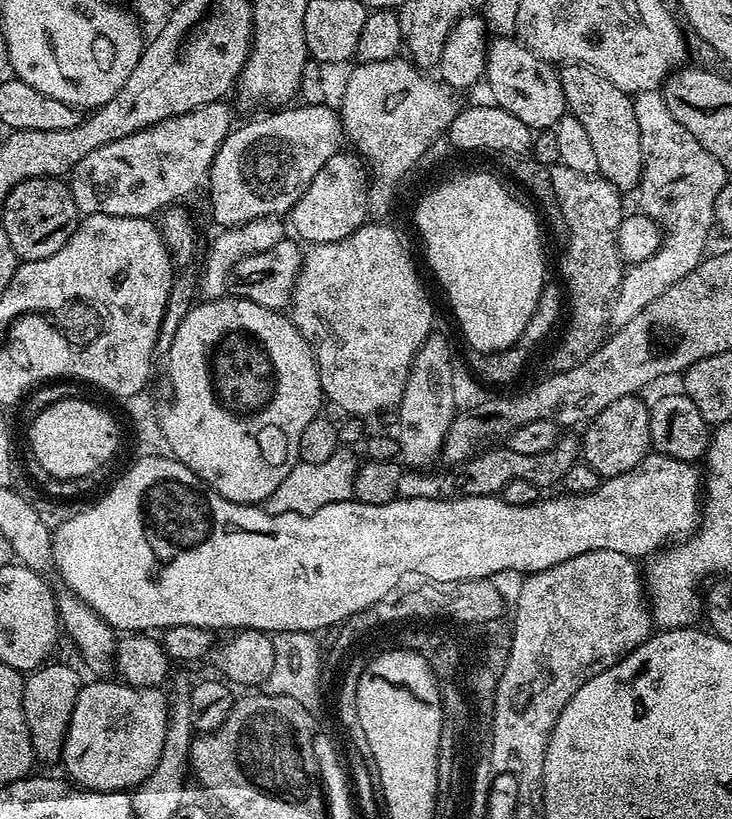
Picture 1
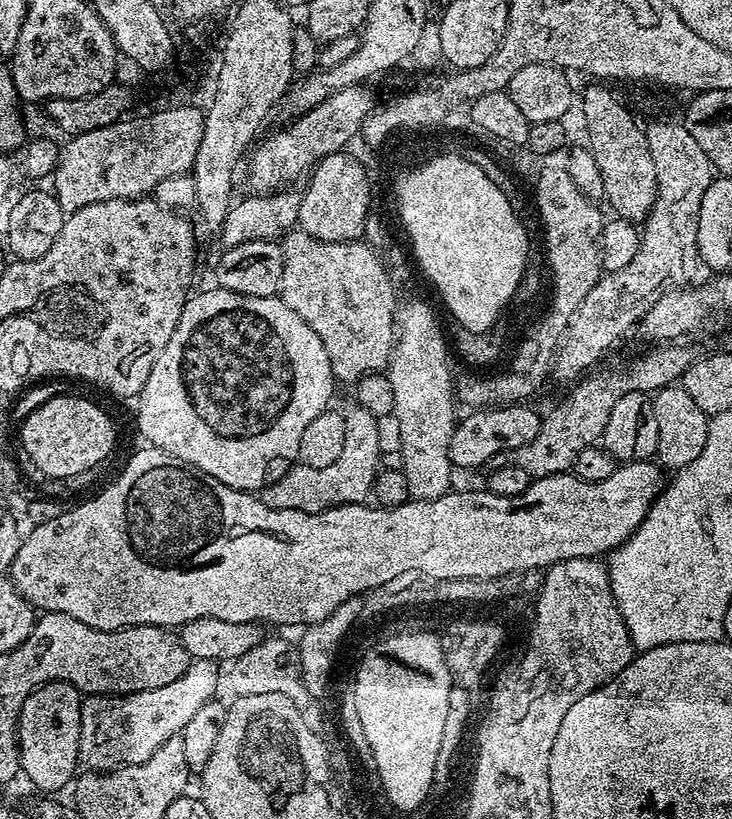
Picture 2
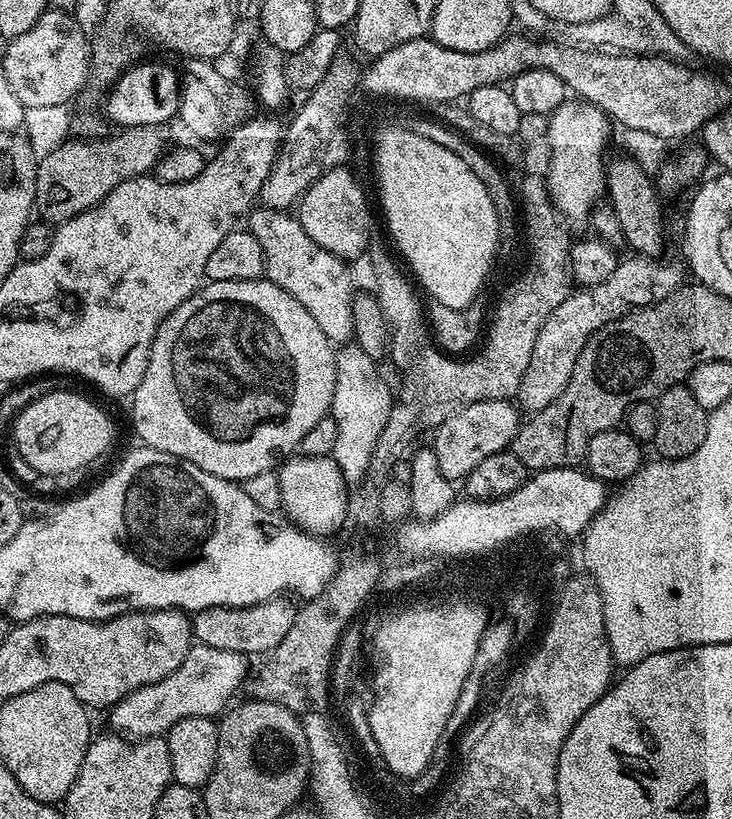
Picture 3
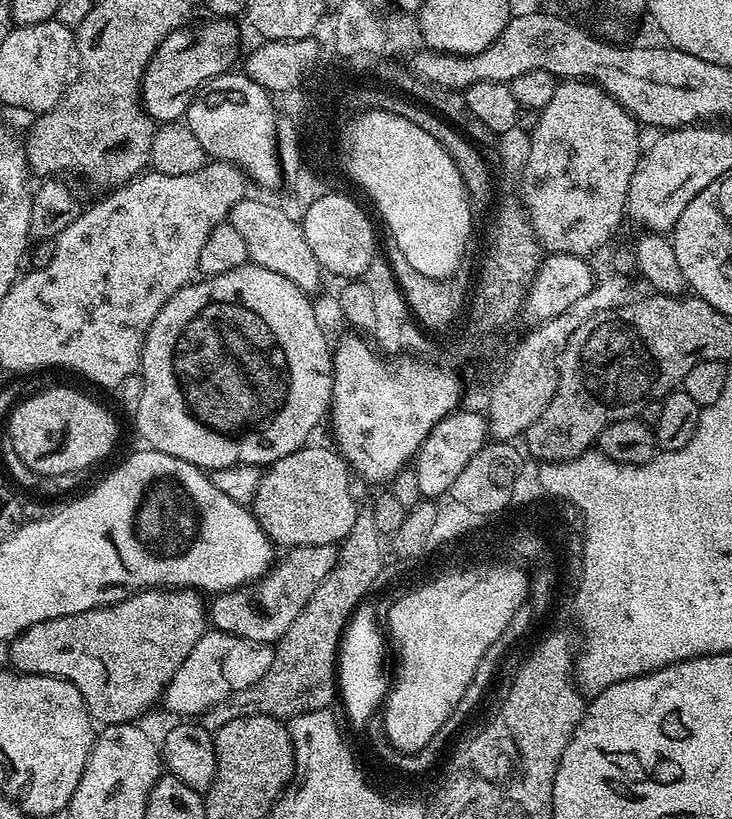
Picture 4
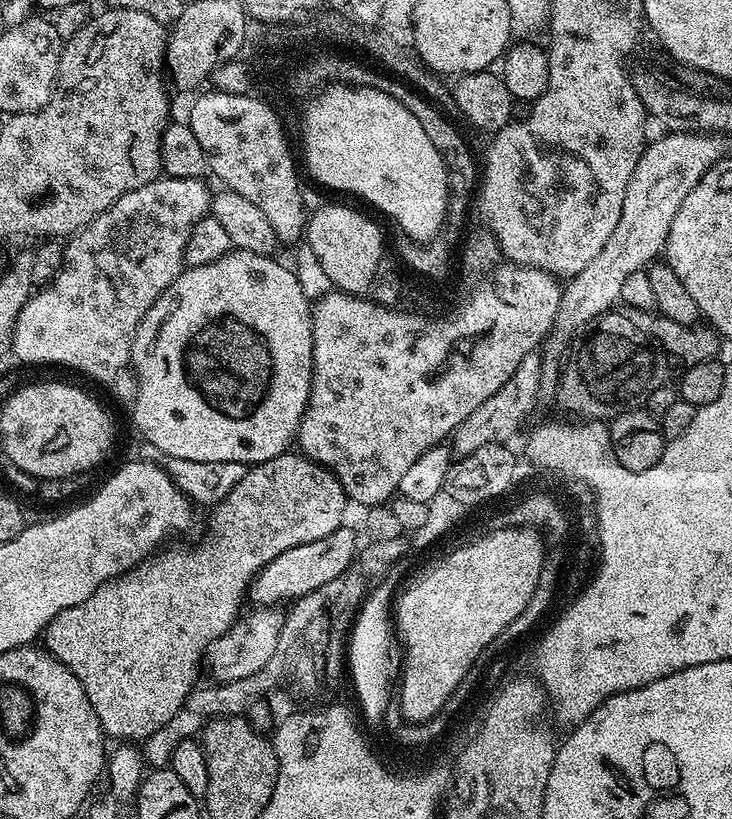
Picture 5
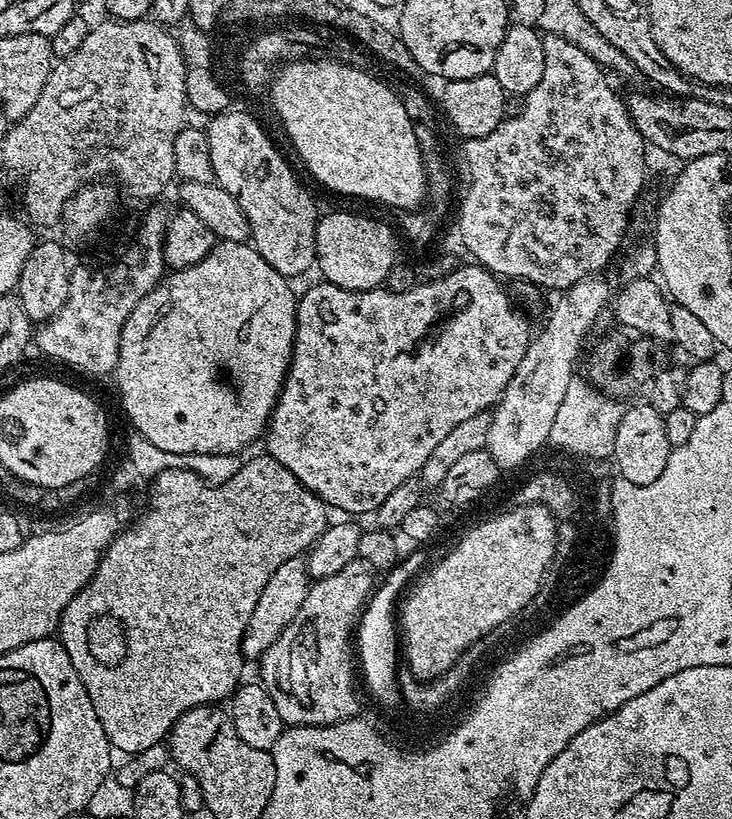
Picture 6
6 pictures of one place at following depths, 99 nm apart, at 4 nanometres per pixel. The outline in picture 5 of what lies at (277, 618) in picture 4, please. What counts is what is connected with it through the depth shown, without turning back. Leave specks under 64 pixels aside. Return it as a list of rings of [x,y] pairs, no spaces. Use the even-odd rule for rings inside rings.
[[[341,526],[334,529],[326,538],[318,538],[314,542],[305,542],[302,546],[294,546],[274,558],[252,580],[248,588],[247,599],[253,600],[253,605],[270,608],[280,606],[283,600],[295,602],[301,600],[306,594],[326,586],[326,582],[334,582],[344,572],[353,567],[358,556],[358,543],[356,544],[356,532],[349,526]]]

